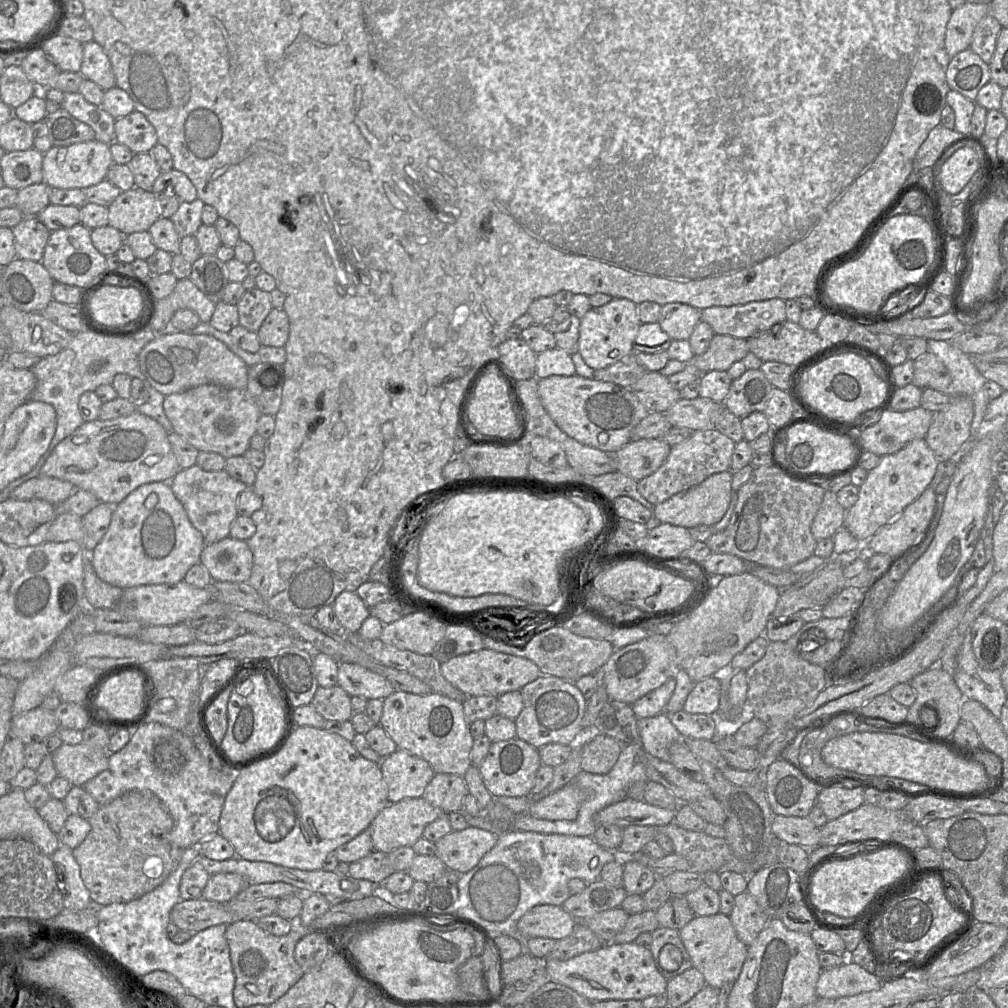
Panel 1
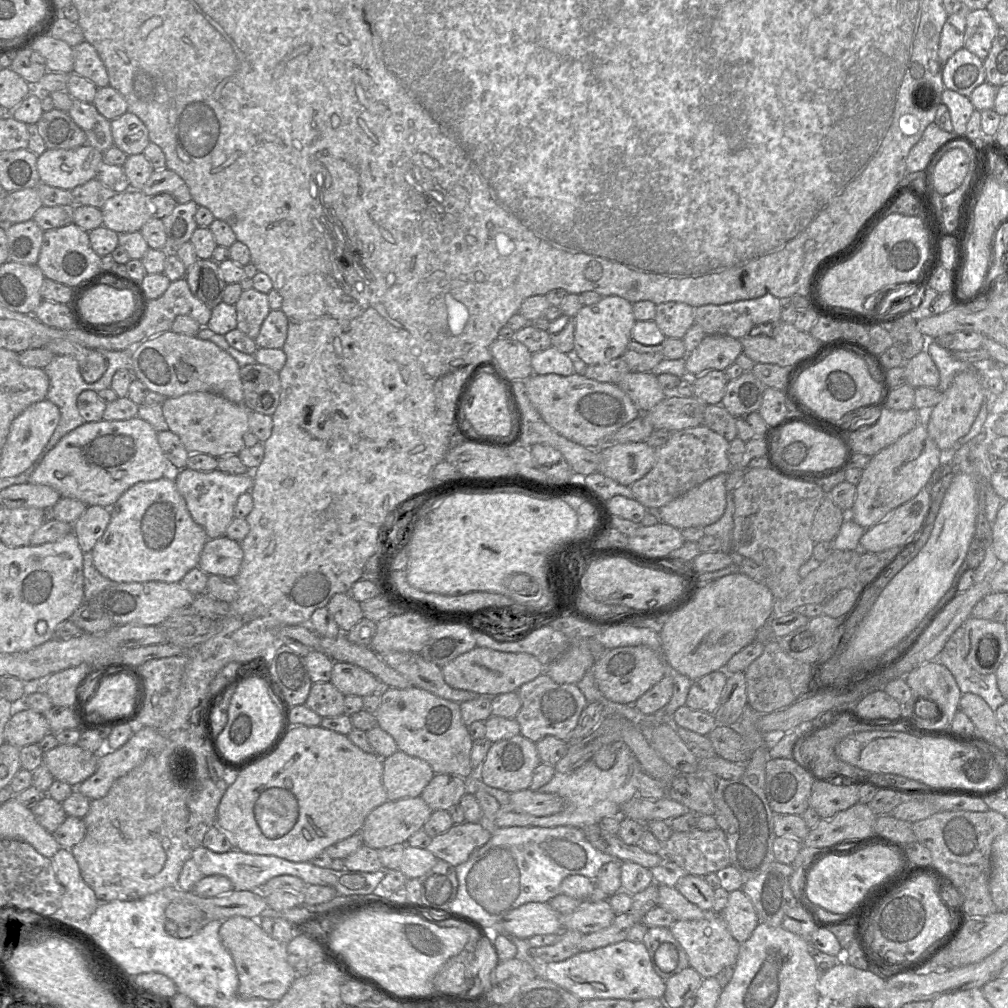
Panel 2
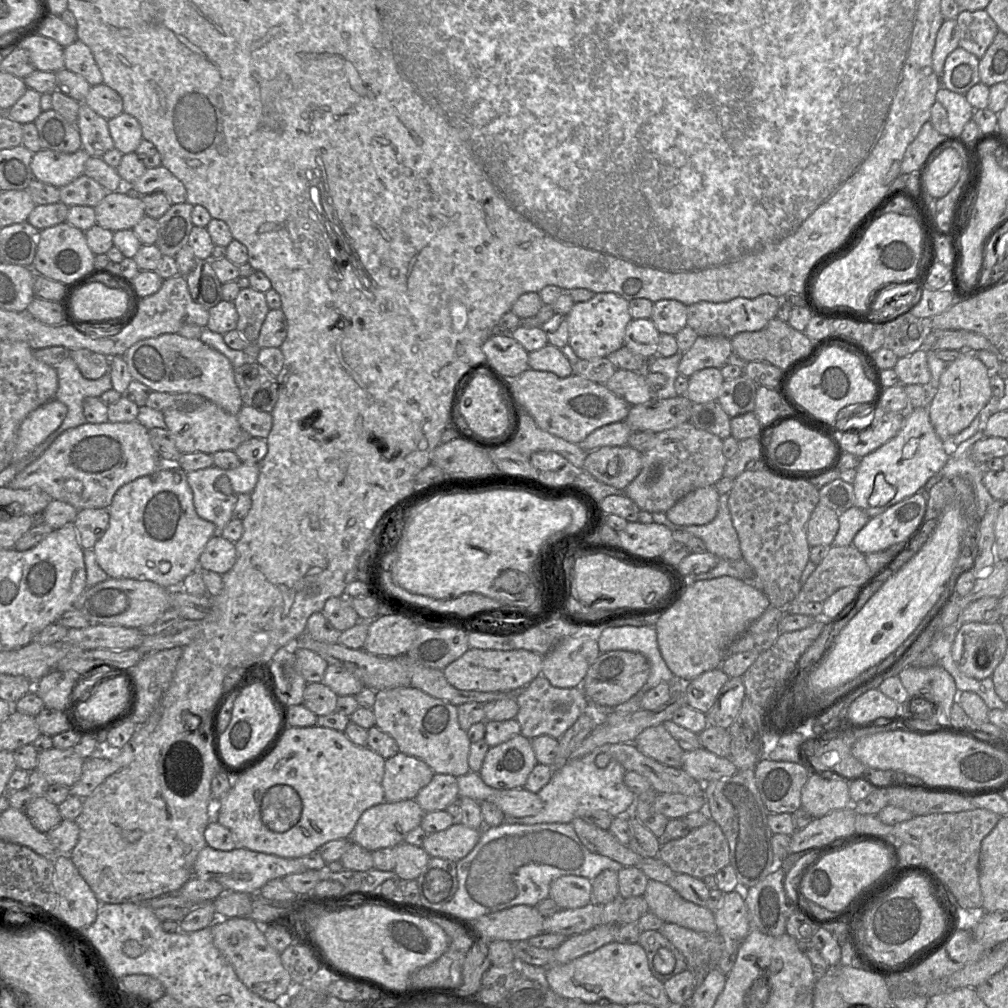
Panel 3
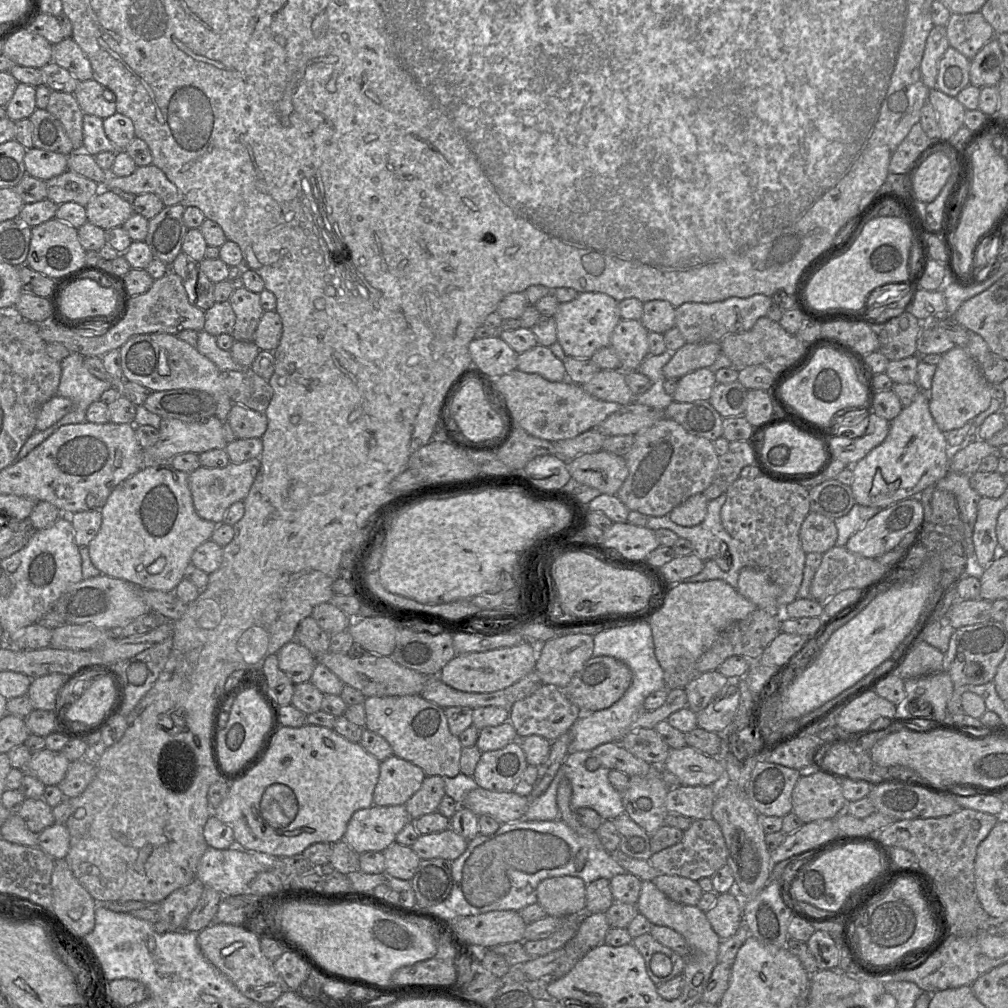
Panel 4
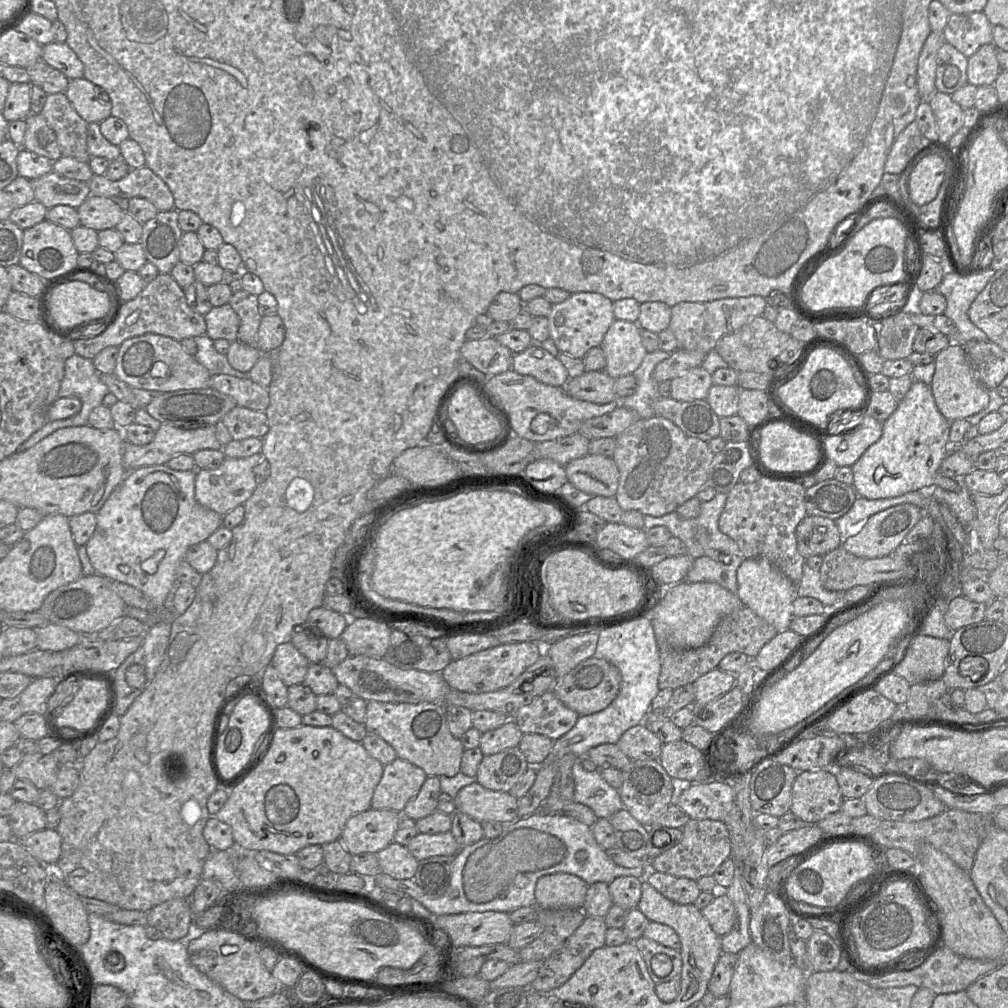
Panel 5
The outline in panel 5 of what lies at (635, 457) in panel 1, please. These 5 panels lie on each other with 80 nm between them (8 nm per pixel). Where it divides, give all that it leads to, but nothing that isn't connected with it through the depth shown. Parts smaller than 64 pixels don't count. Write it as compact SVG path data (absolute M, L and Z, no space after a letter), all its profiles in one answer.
M587 454L565 466L567 479L576 488L591 495L614 497L619 471L612 457Z

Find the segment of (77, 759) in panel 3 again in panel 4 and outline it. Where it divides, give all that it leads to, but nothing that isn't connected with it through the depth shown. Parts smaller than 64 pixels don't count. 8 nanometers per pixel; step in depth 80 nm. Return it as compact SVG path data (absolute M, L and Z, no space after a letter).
M44 748L32 753L23 772L39 779L44 785L58 785L65 777L70 761L61 751Z

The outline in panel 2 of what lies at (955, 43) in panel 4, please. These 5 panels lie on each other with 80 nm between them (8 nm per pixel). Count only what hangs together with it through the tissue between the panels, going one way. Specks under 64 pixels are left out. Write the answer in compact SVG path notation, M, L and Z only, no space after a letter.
M987 9L968 11L964 35L964 48L984 60L998 32L998 25Z

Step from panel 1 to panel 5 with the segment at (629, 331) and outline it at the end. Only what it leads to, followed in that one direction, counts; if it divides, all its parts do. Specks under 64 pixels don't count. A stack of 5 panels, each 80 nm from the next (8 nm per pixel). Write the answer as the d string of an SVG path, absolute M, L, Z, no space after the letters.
M594 292L571 293L565 301L552 304L547 318L550 337L559 351L577 359L582 359L591 348L600 346L606 332L616 320L613 301Z

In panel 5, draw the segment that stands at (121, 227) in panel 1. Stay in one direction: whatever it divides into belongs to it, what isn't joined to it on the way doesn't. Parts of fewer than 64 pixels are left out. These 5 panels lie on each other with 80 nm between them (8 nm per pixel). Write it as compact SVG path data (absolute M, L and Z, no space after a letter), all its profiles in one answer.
M89 195L76 209L80 224L96 231L114 228L124 214L108 196Z

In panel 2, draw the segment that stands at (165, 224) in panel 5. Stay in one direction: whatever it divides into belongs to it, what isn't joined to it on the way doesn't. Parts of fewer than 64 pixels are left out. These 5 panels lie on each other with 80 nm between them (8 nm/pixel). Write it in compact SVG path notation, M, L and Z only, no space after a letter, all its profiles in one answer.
M193 200L185 204L177 204L168 216L161 219L165 227L164 250L167 253L175 253L183 243L190 240L198 227L195 221L197 208L198 205Z

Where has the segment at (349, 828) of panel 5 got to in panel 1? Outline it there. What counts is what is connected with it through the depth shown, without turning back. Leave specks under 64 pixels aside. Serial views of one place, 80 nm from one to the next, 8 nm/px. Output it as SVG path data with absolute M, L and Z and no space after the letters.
M423 797L408 798L396 803L389 803L377 814L368 828L371 834L374 850L389 853L392 850L402 846L412 847L416 843L416 841L423 836L422 834L424 828L442 815L447 814L443 813L439 808L432 806Z

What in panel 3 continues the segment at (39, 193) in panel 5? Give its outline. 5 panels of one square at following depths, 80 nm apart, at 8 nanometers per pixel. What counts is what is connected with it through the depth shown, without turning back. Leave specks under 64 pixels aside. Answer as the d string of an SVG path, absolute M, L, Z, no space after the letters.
M85 174L57 188L59 188L60 201L68 206L95 207L108 193L96 180Z

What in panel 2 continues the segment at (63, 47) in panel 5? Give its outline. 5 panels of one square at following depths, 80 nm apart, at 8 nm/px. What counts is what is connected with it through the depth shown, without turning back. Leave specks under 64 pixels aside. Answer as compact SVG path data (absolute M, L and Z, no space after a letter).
M87 41L73 47L73 72L85 77L97 88L109 85L107 69L95 47Z

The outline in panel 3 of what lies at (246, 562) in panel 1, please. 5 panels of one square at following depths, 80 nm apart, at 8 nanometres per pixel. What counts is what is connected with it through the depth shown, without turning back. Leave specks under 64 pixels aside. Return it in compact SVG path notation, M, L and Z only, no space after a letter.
M220 536L212 537L199 557L199 567L219 575L227 573L236 561L235 543Z

